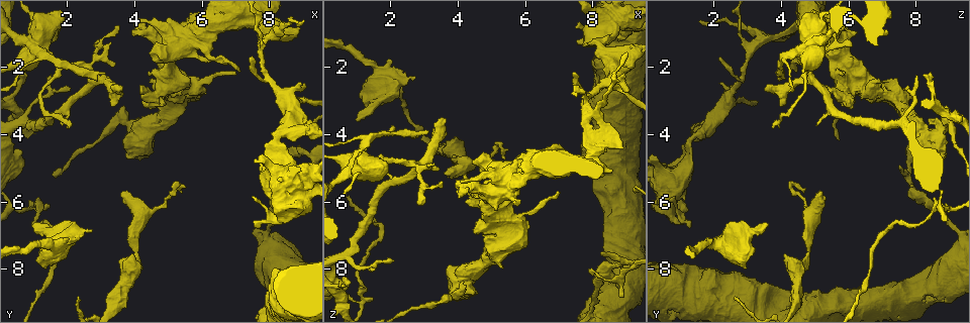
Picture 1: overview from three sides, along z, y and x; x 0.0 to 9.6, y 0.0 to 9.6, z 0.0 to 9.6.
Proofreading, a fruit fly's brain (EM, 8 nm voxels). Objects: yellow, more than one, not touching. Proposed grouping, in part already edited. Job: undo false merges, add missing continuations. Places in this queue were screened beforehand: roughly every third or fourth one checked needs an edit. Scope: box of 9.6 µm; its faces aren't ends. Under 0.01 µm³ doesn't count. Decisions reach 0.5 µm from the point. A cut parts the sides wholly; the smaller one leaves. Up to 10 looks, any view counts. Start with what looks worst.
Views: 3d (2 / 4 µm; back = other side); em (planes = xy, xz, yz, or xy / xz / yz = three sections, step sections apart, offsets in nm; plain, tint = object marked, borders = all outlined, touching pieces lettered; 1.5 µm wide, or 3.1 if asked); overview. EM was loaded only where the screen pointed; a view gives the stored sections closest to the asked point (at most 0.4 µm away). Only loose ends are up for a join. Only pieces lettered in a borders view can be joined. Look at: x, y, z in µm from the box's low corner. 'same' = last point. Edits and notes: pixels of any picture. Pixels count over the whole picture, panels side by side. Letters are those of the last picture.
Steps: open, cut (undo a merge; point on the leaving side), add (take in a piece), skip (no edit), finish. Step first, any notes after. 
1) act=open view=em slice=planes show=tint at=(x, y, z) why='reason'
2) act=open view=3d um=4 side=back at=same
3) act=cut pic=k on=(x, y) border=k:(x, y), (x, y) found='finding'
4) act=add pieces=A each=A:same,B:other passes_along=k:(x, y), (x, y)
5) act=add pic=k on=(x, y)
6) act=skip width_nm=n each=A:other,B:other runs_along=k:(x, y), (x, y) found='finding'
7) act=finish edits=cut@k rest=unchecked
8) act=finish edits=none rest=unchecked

act=open view=3d um=4 at=(5.50, 5.50, 4.45)

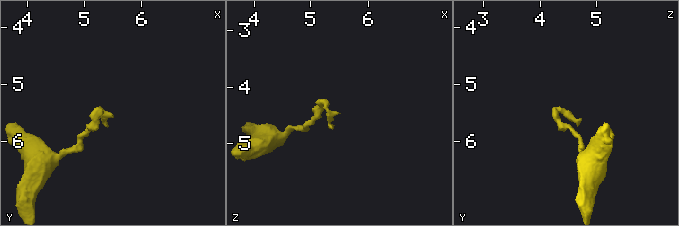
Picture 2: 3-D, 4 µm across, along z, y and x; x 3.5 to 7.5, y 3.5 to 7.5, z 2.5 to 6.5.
act=open view=em slice=yz step=4 show=borders at=(5.45, 5.50, 4.45) why='shape alone is not enough'

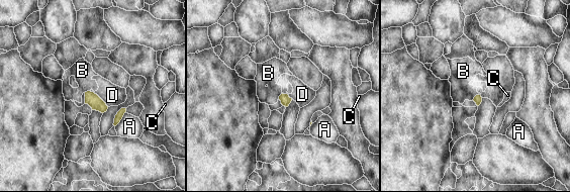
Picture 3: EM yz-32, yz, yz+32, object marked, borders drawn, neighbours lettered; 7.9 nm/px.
act=open view=em slice=planes show=borders at=same

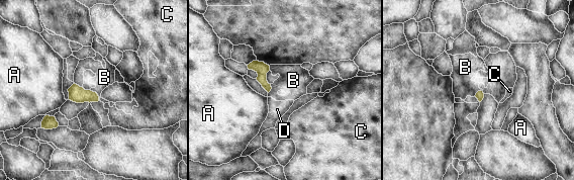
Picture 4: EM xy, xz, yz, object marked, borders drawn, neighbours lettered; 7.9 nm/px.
act=skip each=A:other,B:other,C:other,D:other border=4:(90, 89), (99, 96) found='none of them fits'

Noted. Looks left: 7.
act=open view=3d um=2 at=(2.30, 8.80, 2.70) why='thin end'

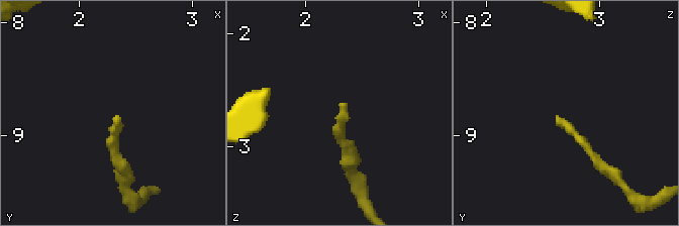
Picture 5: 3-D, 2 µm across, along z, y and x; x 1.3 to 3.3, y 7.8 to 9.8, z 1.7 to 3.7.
act=open view=em slice=planes show=borders at=(2.32, 8.82, 2.60)

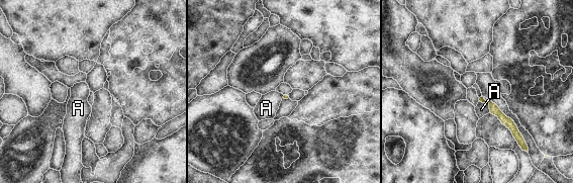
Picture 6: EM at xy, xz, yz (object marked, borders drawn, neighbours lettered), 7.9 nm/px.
act=skip each=A:other found='no lettered piece goes on from it'

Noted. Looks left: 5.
act=open view=em slice=yz step=4 show=tint at=(8.40, 5.90, 8.05) why='thick turns thin'

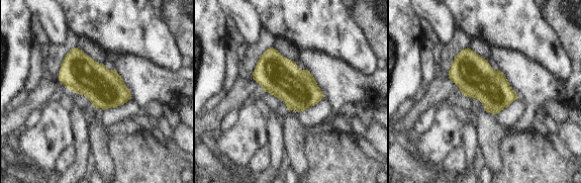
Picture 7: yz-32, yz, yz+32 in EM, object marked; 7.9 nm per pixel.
act=open view=em slice=planes show=borders at=same why='cut it another way'

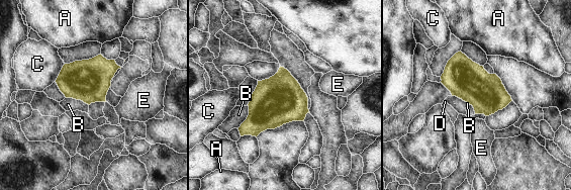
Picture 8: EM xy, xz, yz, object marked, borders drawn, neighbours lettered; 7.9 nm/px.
act=skip longest_contact=B:200nm each=A:other,B:other,C:other,D:other,E:other found='all the same neuron'

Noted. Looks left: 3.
act=open view=em slice=xy step=4 show=borders at=(3.35, 2.65, 4.10)

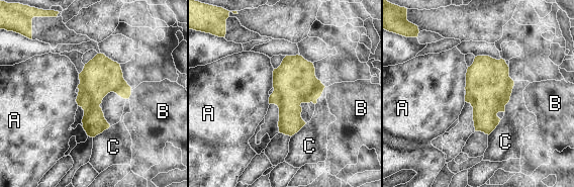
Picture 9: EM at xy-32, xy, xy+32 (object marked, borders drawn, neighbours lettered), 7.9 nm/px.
act=skip each=A:other,B:other,C:other border=9:(468, 67), (465, 90) found='one neuron here'

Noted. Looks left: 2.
act=finish edits=none rest=unchecked

